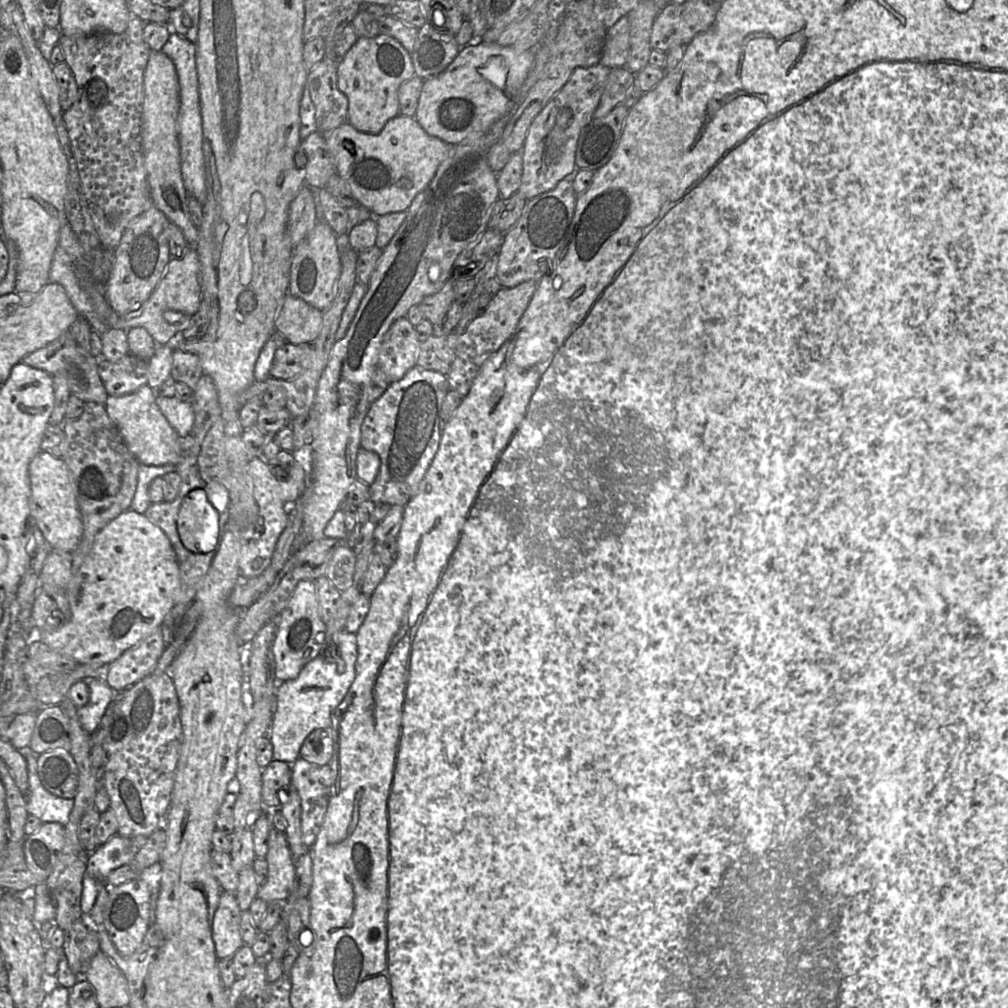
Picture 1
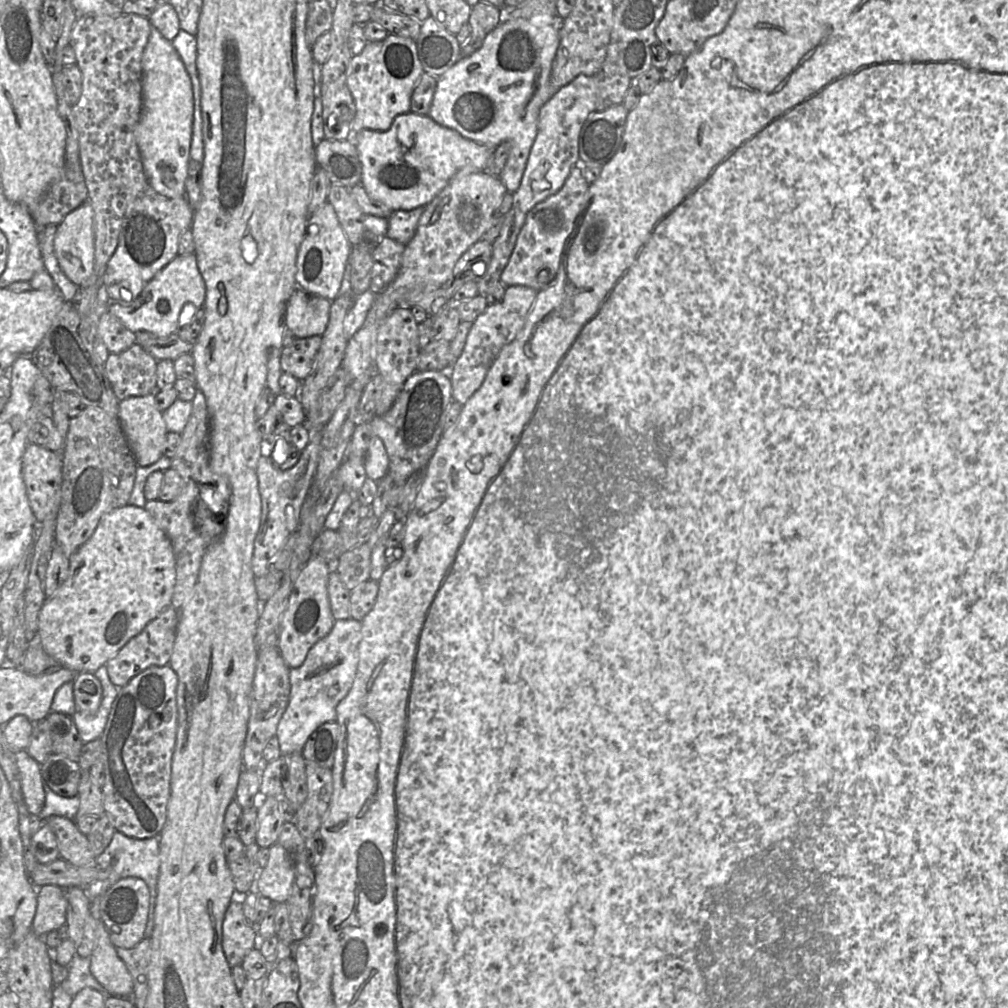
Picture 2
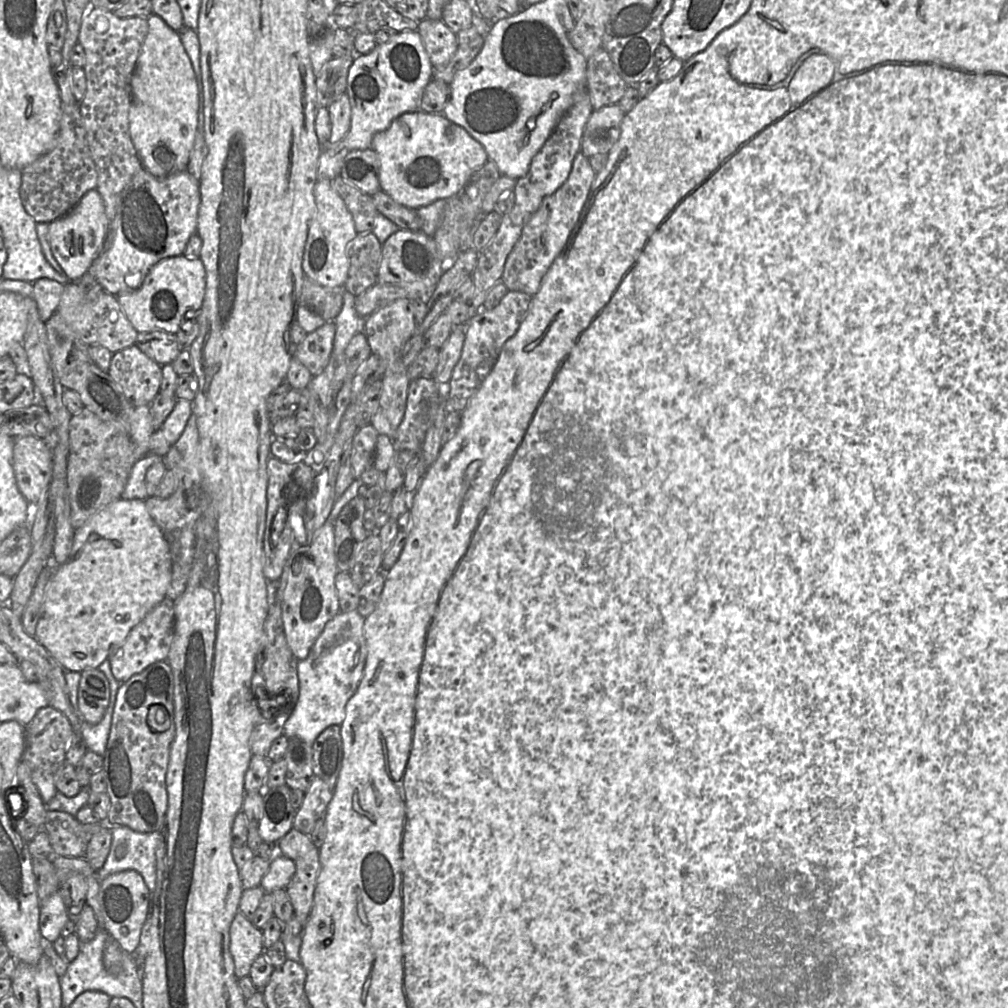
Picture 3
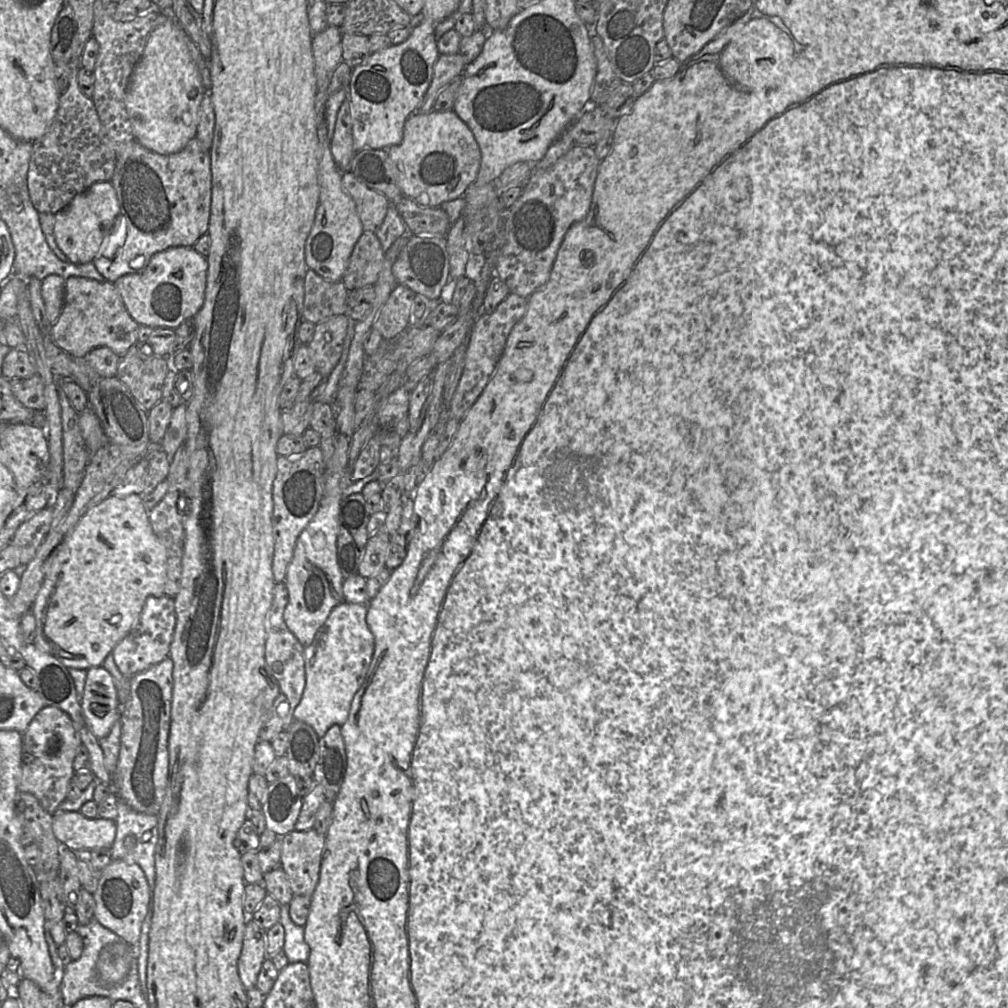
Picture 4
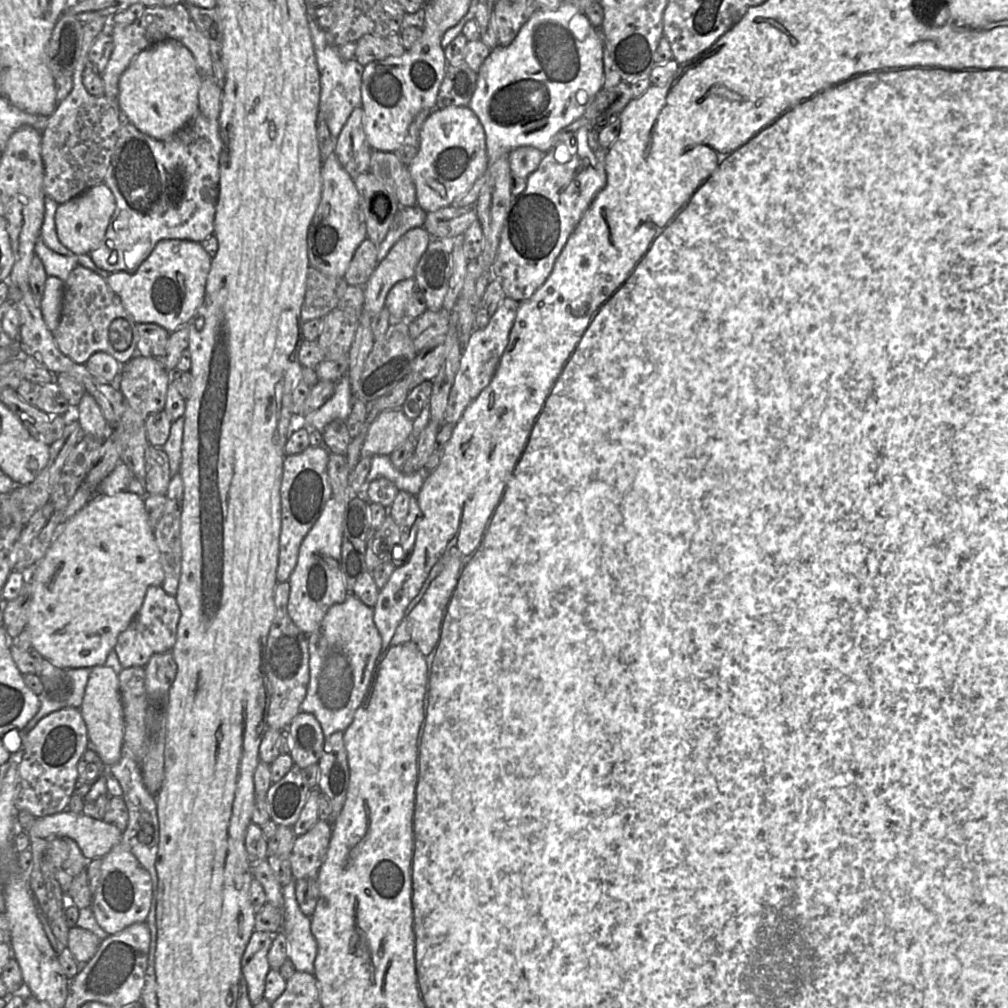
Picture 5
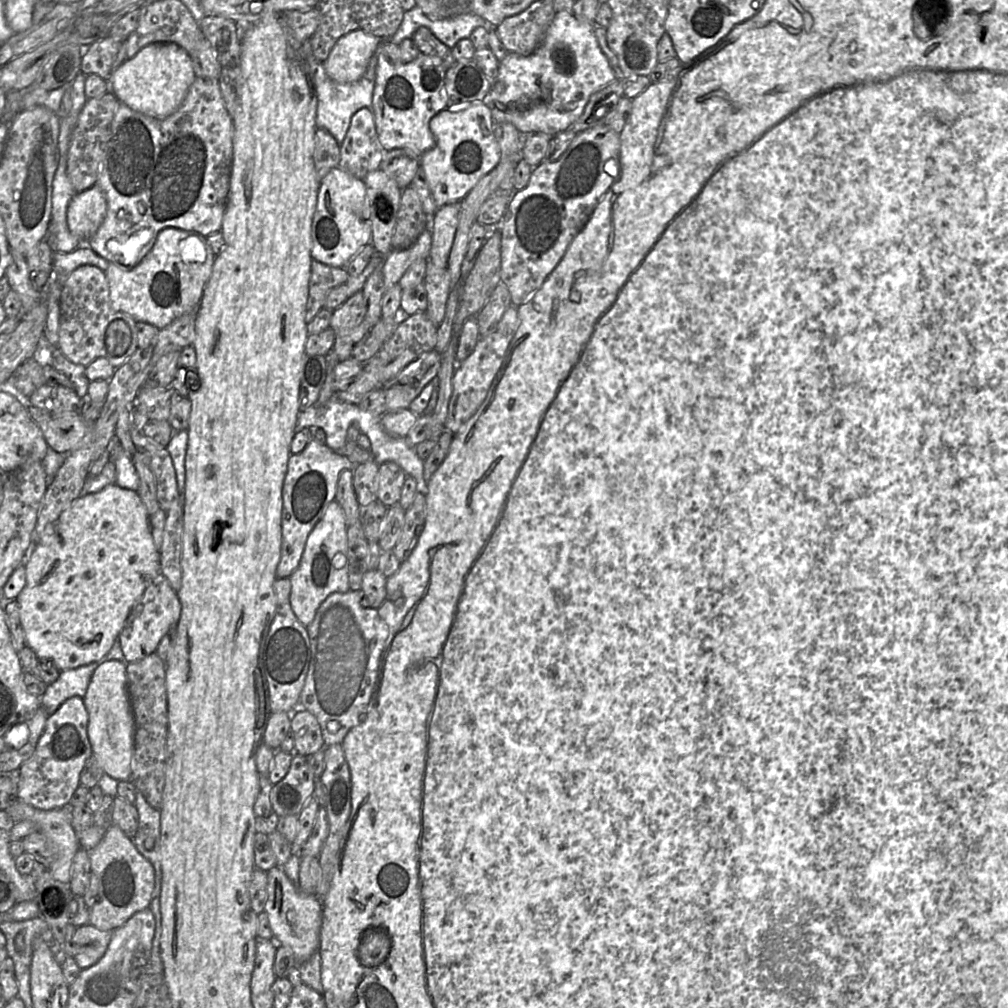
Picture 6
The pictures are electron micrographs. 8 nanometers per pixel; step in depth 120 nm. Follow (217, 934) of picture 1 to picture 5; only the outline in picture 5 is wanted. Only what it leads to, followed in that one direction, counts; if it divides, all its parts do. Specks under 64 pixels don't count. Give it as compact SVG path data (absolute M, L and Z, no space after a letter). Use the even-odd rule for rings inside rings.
M254 930L241 959L242 973L252 1006L264 998L265 980L271 969L268 952L273 936L264 931Z

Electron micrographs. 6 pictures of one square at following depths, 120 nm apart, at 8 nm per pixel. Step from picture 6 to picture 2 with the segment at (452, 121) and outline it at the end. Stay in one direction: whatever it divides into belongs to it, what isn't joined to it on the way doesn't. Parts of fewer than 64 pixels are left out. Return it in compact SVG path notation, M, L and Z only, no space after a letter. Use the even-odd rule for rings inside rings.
M414 112L396 116L387 131L364 129L354 135L351 132L350 139L357 148L362 166L360 184L372 199L381 202L392 212L425 207L459 171L484 171L495 149L464 138L457 131L436 123L428 115Z

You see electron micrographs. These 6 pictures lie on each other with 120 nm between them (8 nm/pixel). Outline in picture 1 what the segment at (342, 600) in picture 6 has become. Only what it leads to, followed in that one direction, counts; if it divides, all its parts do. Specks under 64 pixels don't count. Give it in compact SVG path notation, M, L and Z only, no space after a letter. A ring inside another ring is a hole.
M346 631L338 636L338 644L329 643L324 653L311 660L297 678L277 684L276 712L270 730L273 760L292 765L300 758L300 749L310 733L331 728L333 712L355 679L357 658L356 634Z

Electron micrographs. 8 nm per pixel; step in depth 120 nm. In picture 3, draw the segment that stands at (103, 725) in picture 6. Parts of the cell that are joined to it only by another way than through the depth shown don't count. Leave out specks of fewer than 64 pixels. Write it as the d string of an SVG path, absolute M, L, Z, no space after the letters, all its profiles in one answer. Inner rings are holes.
M89 668L81 673L78 687L78 713L90 723L99 723L109 705L110 685L107 677L98 668Z

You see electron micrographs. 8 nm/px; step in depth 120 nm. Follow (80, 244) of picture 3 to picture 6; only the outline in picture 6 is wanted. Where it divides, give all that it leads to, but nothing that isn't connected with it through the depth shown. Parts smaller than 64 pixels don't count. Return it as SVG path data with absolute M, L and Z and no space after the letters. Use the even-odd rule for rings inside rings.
M96 184L76 193L67 208L69 231L81 241L89 240L102 224L106 211L105 195Z

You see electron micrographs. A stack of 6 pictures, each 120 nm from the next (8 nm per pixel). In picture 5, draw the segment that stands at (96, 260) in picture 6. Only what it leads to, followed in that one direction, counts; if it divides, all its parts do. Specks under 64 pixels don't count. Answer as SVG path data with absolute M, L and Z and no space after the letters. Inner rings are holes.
M41 237L36 241L34 252L42 261L48 277L58 277L64 282L74 268L82 266L101 276L107 283L109 272L97 267L89 254L72 254L70 256L58 254L49 249Z

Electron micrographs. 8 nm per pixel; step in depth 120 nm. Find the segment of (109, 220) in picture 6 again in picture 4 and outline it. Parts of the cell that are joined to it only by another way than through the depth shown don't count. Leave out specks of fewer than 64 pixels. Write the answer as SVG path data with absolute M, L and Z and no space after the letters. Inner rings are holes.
M135 139L130 141L125 148L118 154L115 161L115 170L114 175L110 180L119 203L119 214L115 218L112 226L107 232L103 243L96 254L92 263L94 264L97 271L108 281L114 283L119 277L138 273L143 270L148 264L150 258L157 252L163 251L169 247L175 246L184 246L184 247L193 247L196 241L202 236L207 234L208 224L210 218L210 205L211 205L211 158L209 150L205 149L198 139L191 139L187 145L180 150L179 152L162 155L150 151L143 147Z

